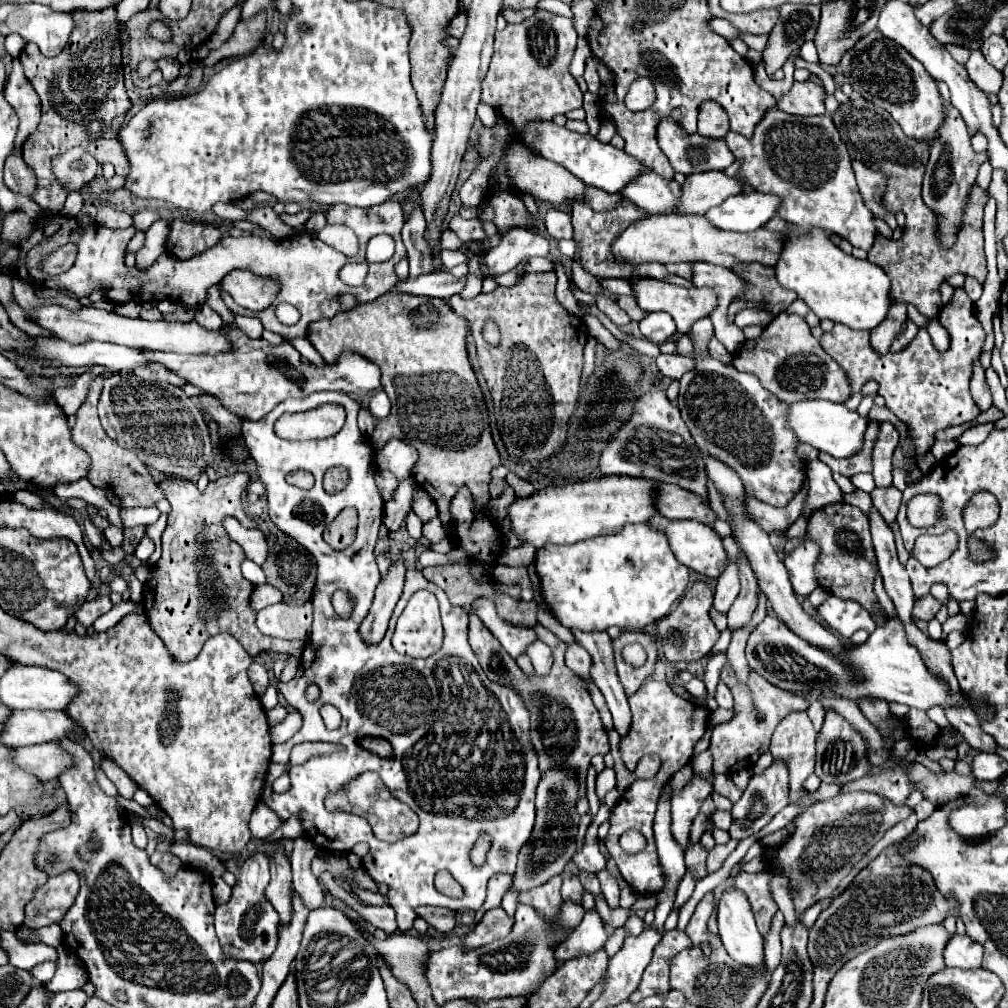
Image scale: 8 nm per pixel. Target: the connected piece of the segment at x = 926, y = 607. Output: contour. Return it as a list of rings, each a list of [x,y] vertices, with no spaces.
[[[925,596],[925,598],[921,598],[921,600],[915,600],[915,608],[913,608],[913,616],[917,618],[917,620],[931,620],[937,612],[939,612],[939,608],[941,608],[941,604],[933,598],[933,596]]]

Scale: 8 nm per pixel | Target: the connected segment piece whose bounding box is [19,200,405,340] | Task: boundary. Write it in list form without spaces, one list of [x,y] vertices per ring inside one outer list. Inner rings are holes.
[[[387,200],[375,208],[351,208],[351,206],[343,206],[343,204],[335,204],[329,208],[329,212],[327,212],[329,224],[347,226],[355,232],[355,236],[359,240],[359,252],[355,256],[345,256],[343,252],[335,250],[333,246],[321,242],[315,234],[307,234],[307,232],[295,234],[293,238],[285,238],[281,242],[273,242],[271,238],[259,238],[259,236],[243,236],[243,238],[227,236],[227,238],[221,238],[219,244],[215,244],[215,248],[209,248],[207,252],[201,252],[199,256],[193,256],[191,260],[175,260],[173,256],[167,256],[167,252],[165,252],[151,264],[151,268],[145,268],[145,270],[135,268],[135,266],[129,268],[125,264],[127,242],[133,238],[136,232],[133,224],[125,230],[105,228],[105,226],[97,226],[97,224],[89,224],[87,228],[83,228],[83,224],[77,218],[69,218],[63,214],[41,216],[37,220],[39,222],[33,226],[29,238],[19,244],[19,260],[25,258],[27,252],[33,250],[33,262],[37,262],[43,252],[59,248],[67,242],[77,244],[77,260],[67,272],[63,272],[59,276],[43,276],[41,280],[37,280],[47,288],[61,286],[61,288],[71,290],[79,298],[89,296],[91,292],[101,292],[103,298],[111,300],[113,304],[125,304],[129,300],[135,300],[135,302],[173,300],[183,306],[187,304],[191,308],[199,308],[207,302],[207,290],[213,284],[217,284],[231,270],[241,268],[241,270],[253,272],[255,276],[275,280],[279,284],[279,294],[277,294],[273,306],[269,306],[261,312],[253,312],[243,306],[237,306],[235,300],[229,298],[229,294],[227,294],[229,310],[233,314],[241,314],[241,316],[257,316],[263,322],[265,330],[277,332],[285,340],[307,338],[307,326],[311,322],[335,316],[339,310],[339,296],[341,294],[349,292],[349,294],[355,294],[355,298],[359,302],[371,302],[371,300],[379,298],[381,294],[389,292],[397,282],[395,264],[405,256],[405,246],[401,242],[401,226],[403,226],[405,218],[403,218],[401,204],[395,200]],[[379,234],[389,234],[395,240],[395,254],[383,264],[369,264],[369,274],[367,274],[363,286],[353,288],[353,286],[343,284],[337,274],[339,268],[345,266],[347,262],[365,262],[367,242]],[[279,302],[289,302],[301,312],[301,320],[295,326],[283,326],[277,322],[273,310]]]

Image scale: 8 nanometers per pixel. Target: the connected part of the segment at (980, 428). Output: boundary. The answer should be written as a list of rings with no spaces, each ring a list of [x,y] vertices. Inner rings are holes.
[[[975,424],[975,426],[967,428],[967,430],[957,438],[957,444],[981,444],[991,430],[993,430],[993,424]]]

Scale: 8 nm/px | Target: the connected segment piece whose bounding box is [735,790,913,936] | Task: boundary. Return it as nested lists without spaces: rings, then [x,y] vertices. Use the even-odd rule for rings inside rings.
[[[845,792],[845,794],[837,794],[829,800],[817,800],[809,806],[805,806],[805,810],[801,814],[795,816],[793,820],[793,834],[789,834],[779,846],[775,846],[773,850],[767,850],[765,852],[765,860],[767,860],[767,868],[763,872],[757,872],[757,874],[737,874],[735,878],[735,886],[741,888],[749,902],[751,902],[751,908],[755,912],[755,920],[757,920],[757,928],[759,932],[765,936],[771,928],[771,918],[773,914],[779,910],[777,908],[777,902],[773,900],[773,892],[771,892],[771,878],[775,876],[783,876],[787,878],[789,882],[795,880],[799,892],[791,892],[789,888],[789,894],[791,894],[791,900],[793,900],[793,906],[795,906],[795,912],[797,914],[803,914],[809,906],[821,902],[821,900],[827,900],[833,896],[833,892],[839,888],[839,882],[853,870],[853,866],[865,856],[865,852],[877,844],[877,840],[883,838],[883,834],[895,826],[897,822],[905,820],[913,810],[909,806],[895,806],[891,804],[891,800],[887,800],[885,796],[879,796],[875,792]]]

